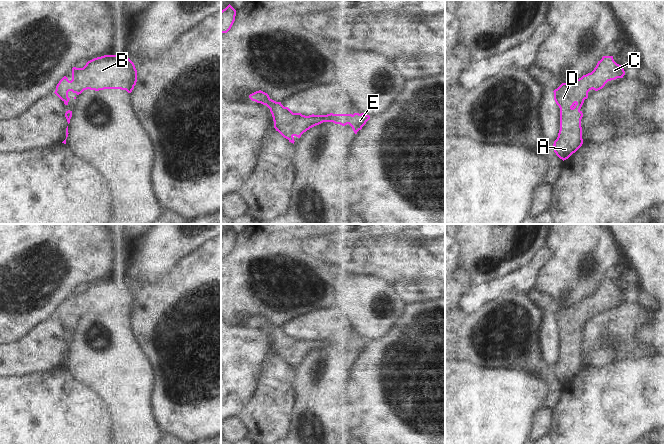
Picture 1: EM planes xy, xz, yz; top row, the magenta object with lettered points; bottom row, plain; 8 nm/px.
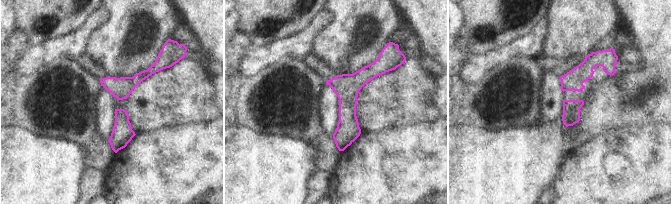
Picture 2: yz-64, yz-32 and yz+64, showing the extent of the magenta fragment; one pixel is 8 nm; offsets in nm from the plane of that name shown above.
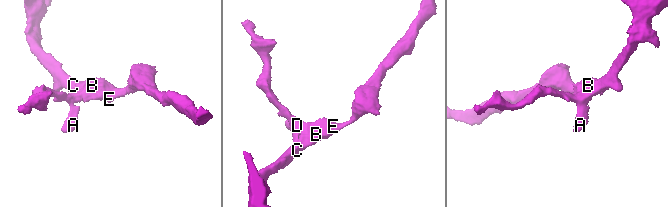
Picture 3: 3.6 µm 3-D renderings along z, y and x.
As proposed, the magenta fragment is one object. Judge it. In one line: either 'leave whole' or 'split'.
leave whole

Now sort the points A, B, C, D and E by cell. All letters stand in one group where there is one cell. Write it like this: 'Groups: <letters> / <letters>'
Groups: A B C D E

